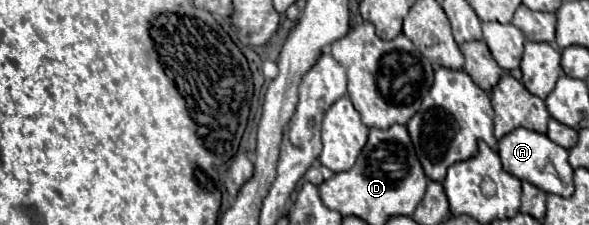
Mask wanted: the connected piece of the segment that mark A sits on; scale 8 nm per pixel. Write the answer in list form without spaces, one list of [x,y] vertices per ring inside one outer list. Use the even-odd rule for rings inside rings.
[[[517,127],[515,131],[507,133],[499,141],[499,157],[501,157],[503,169],[507,173],[515,175],[517,179],[529,181],[529,183],[533,183],[535,187],[539,187],[545,193],[555,193],[555,195],[561,195],[561,197],[571,197],[573,195],[573,169],[571,169],[571,165],[567,161],[567,157],[569,157],[567,149],[559,147],[557,143],[553,143],[547,135],[531,131],[531,129],[525,129],[525,127]],[[547,163],[555,165],[557,175],[543,173],[543,167]]]

